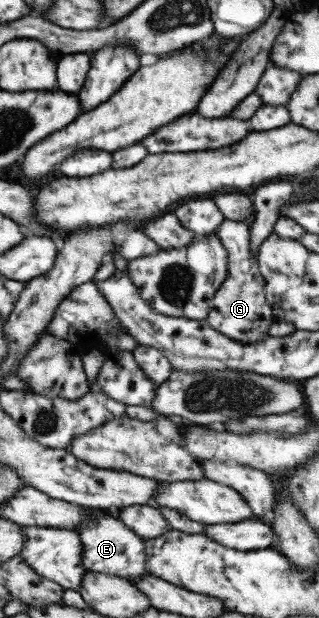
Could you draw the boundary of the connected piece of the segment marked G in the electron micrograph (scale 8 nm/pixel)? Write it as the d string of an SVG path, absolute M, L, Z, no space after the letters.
M224 219L214 234L221 239L223 247L227 249L229 277L225 278L225 282L221 284L210 301L211 306L205 321L212 329L233 341L241 343L264 341L265 337L269 336L269 329L276 319L267 303L264 292L265 280L260 274L258 259L249 246L250 227L247 220Z

